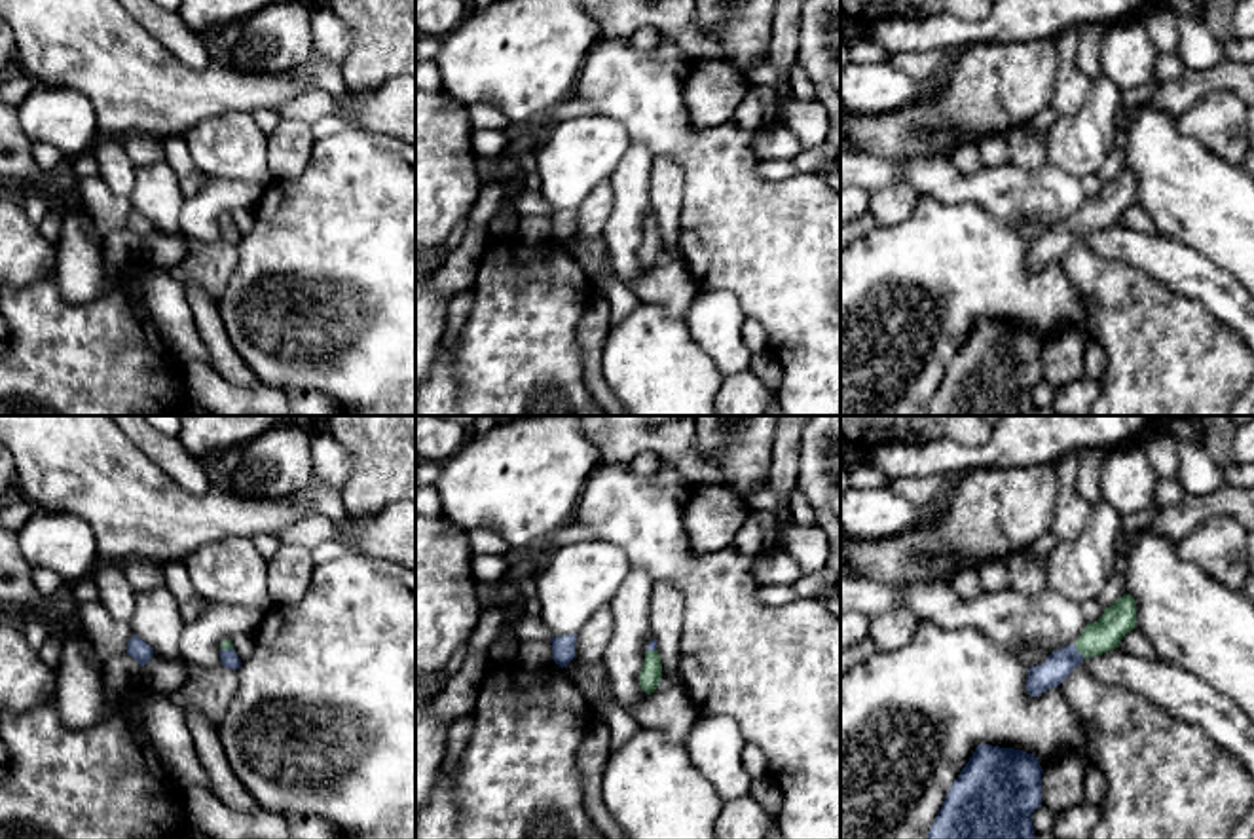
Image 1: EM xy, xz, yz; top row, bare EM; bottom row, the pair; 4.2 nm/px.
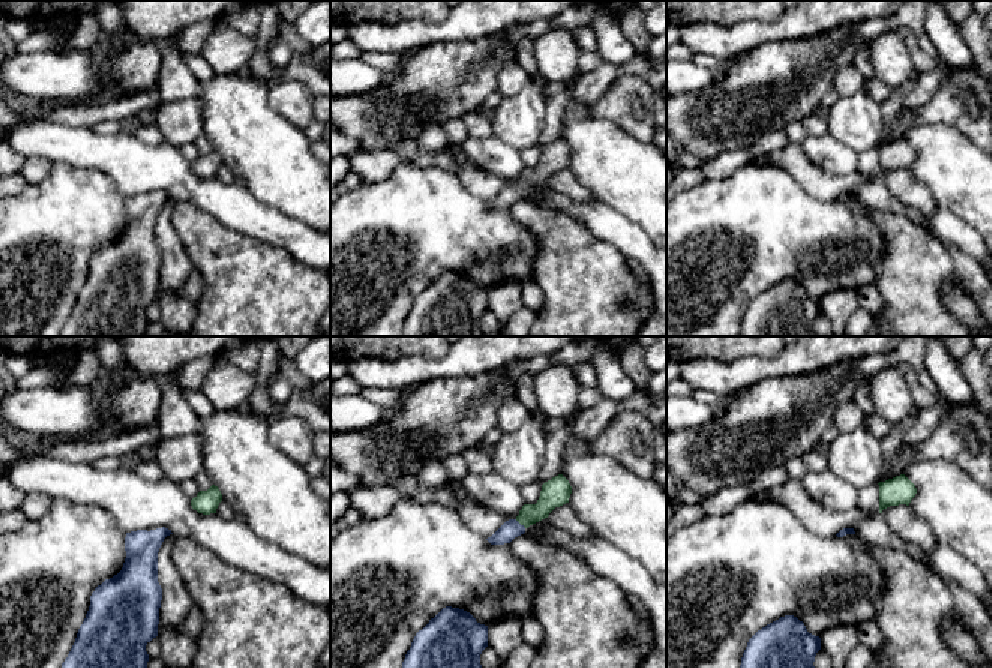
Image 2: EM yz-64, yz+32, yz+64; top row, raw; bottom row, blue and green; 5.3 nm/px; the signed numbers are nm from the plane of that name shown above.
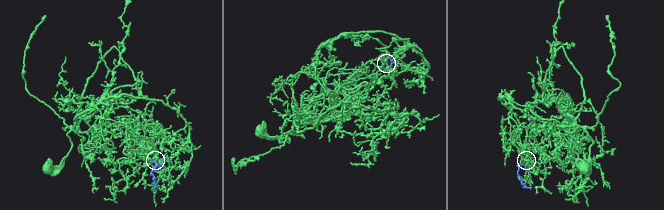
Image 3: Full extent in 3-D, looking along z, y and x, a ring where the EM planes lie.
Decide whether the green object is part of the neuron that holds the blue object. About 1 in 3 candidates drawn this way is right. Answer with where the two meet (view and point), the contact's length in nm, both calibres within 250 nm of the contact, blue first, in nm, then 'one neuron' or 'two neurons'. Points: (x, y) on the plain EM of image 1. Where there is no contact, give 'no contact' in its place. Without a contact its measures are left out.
yz (1078, 226) | 80 nm | 120/140 nm | one neuron

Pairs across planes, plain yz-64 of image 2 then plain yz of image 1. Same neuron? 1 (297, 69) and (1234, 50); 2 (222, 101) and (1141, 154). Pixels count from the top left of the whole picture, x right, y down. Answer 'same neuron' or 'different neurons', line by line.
1: different neurons
2: same neuron

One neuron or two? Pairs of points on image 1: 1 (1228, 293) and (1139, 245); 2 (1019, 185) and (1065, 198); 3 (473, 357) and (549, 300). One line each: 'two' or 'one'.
1: one
2: one
3: one

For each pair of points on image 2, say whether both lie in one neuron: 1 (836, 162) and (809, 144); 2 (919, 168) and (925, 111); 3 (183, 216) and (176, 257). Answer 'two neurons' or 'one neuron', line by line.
1: one neuron
2: two neurons
3: two neurons

